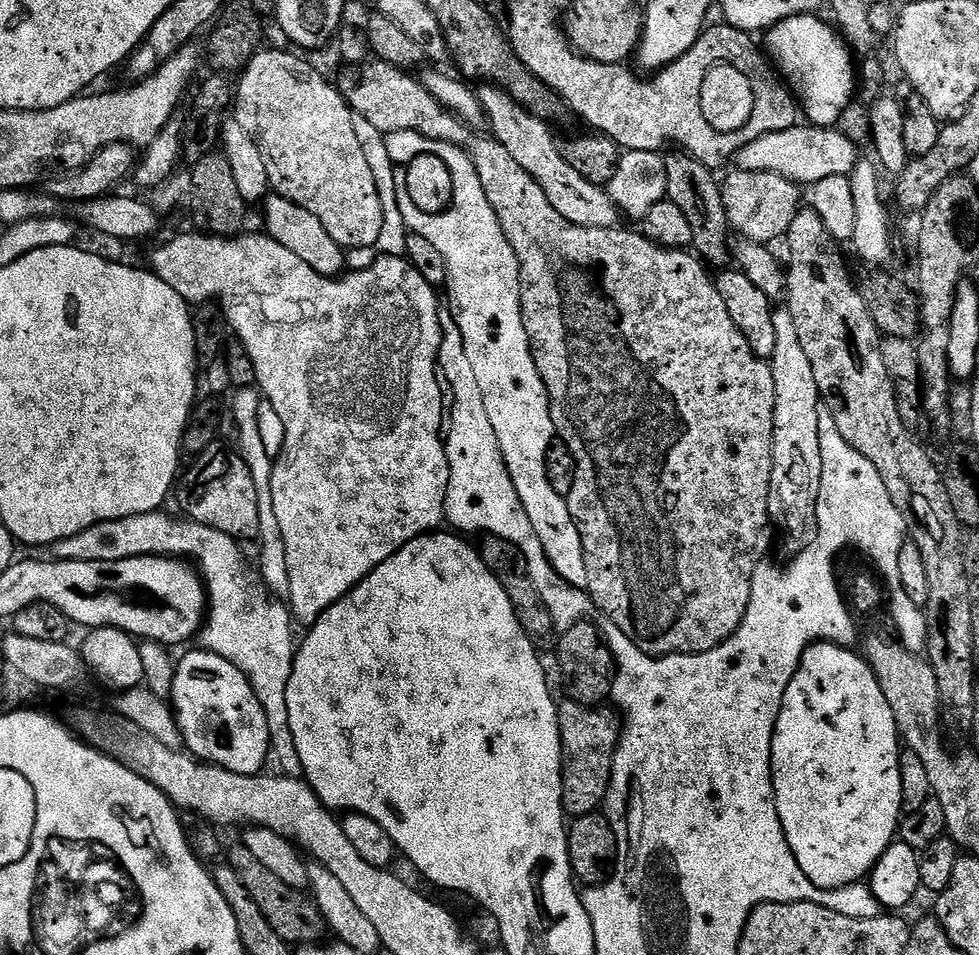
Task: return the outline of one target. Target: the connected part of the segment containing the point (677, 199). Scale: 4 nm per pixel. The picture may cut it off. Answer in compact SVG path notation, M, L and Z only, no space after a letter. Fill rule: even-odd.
M676 150L673 153L673 156L670 154L664 156L667 199L672 200L674 206L678 206L678 210L682 210L682 214L686 214L687 220L690 221L691 247L699 253L705 265L724 264L727 260L729 263L730 248L724 245L724 239L730 236L730 229L726 218L726 206L720 193L721 181L712 177L715 176L713 169L698 162L687 152Z

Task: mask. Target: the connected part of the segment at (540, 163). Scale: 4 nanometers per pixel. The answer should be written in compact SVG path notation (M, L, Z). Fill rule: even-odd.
M484 86L484 89L479 89L478 95L480 97L480 107L484 110L487 123L489 125L492 123L492 129L490 129L491 135L499 144L506 146L506 151L513 156L514 162L518 162L518 166L522 166L522 170L526 170L526 174L530 174L530 178L534 178L534 182L538 182L538 186L542 186L542 194L546 194L546 198L550 198L550 206L554 206L554 210L558 210L558 214L562 214L562 218L566 218L566 222L574 222L578 226L586 226L587 228L615 228L621 223L622 213L620 209L617 208L616 203L608 197L608 193L603 187L592 185L586 178L582 177L581 174L578 174L578 171L574 170L574 167L570 166L569 162L566 162L566 158L560 153L560 144L558 143L558 140L555 140L555 138L552 137L552 132L548 129L551 127L549 127L545 121L541 120L538 116L535 116L533 112L527 112L527 110L524 109L510 93L504 91L503 88Z

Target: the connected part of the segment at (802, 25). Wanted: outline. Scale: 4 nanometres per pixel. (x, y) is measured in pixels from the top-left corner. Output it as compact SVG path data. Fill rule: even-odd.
M819 15L791 16L767 29L767 55L779 75L790 85L799 107L818 128L839 125L840 115L858 92L858 72L852 69L853 53L845 38L831 23L823 24Z

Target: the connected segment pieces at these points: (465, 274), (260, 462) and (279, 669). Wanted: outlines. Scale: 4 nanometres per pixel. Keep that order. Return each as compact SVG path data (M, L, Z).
M414 130L387 133L384 141L393 162L434 154L442 158L446 170L450 170L454 194L447 212L432 215L419 210L410 197L403 172L394 176L398 207L409 233L429 240L442 253L442 258L446 258L447 307L458 330L462 330L462 342L478 377L476 385L482 390L490 426L494 426L494 434L498 434L502 458L526 516L534 525L534 534L538 534L538 542L542 542L542 550L552 569L570 586L587 589L586 558L578 526L574 526L565 493L559 492L548 477L548 447L554 441L556 427L550 414L548 388L542 374L538 374L538 366L534 366L526 326L522 322L518 258L498 222L498 214L494 214L494 206L490 206L490 198L486 198L478 170L463 148L431 140Z
M256 386L237 388L231 393L230 399L232 399L232 416L236 419L236 432L240 435L238 455L246 462L250 470L250 478L254 478L254 486L258 494L260 576L268 583L268 588L274 595L286 598L290 594L290 570L286 570L286 542L282 538L282 530L278 527L278 517L274 514L274 498L270 494L274 459L266 454L266 449L262 446L261 432L258 430L258 406L262 393Z
M157 510L127 516L117 520L98 522L70 538L62 538L57 544L51 545L50 552L56 560L73 560L74 562L94 562L105 560L114 562L131 556L164 556L171 558L190 558L194 556L198 572L205 584L208 595L208 617L198 634L199 644L205 651L218 654L228 662L242 670L250 681L255 696L263 704L268 719L268 729L272 731L272 752L274 760L280 763L279 771L286 776L299 777L302 773L302 762L298 758L298 748L294 746L294 734L290 734L290 718L286 710L286 688L289 686L290 675L293 673L293 658L296 657L296 637L292 630L294 617L291 609L266 598L256 582L255 576L248 571L246 560L240 550L241 545L232 536L222 534L205 524L187 518L175 520L167 516L167 511Z

